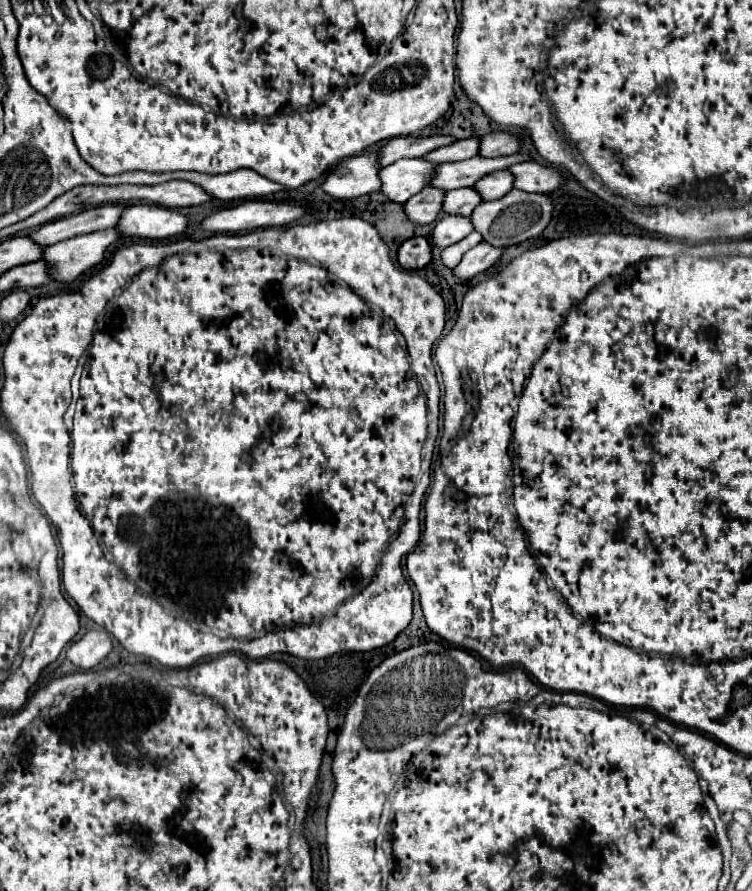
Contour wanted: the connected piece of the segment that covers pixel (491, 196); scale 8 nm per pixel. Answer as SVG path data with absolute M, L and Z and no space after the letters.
M509 170L491 172L489 176L481 178L473 188L483 196L483 200L497 200L513 188L513 174Z

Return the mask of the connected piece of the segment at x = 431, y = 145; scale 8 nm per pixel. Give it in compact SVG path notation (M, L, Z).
M397 136L381 148L381 166L393 164L401 158L423 158L427 152L449 146L453 142L457 142L453 136Z

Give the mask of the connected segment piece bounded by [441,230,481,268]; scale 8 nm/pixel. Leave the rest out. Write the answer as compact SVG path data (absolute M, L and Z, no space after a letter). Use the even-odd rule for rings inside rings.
M475 230L475 232L471 232L469 236L465 236L463 240L459 240L457 244L451 244L449 248L445 248L445 250L441 252L443 264L445 264L447 268L455 268L455 266L461 262L463 254L465 254L467 250L471 250L473 246L477 246L479 242L481 242L481 234Z

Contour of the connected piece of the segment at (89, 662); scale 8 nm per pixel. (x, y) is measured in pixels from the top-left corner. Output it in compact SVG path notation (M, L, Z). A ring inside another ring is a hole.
M89 630L85 632L85 636L77 642L73 642L69 648L67 648L67 658L83 668L83 670L89 670L93 666L97 666L111 650L111 638L107 632L95 632L95 630Z

